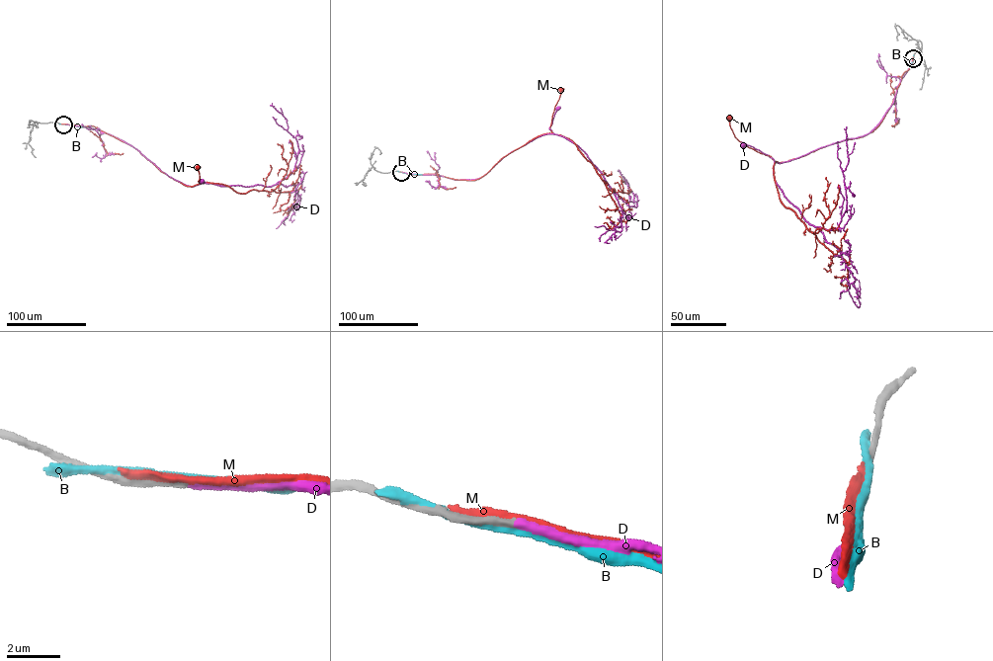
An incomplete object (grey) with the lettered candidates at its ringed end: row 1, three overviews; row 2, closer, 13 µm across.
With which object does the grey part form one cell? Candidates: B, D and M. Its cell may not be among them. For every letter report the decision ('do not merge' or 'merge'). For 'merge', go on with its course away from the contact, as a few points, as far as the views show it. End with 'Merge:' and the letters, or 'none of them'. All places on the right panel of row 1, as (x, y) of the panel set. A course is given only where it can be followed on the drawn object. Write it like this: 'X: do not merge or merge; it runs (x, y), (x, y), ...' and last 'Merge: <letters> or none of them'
B: do not merge
D: merge; it runs (913, 58), (897, 87), (893, 102), (870, 131), (774, 164), (769, 155), (743, 144)
M: do not merge
Merge: D

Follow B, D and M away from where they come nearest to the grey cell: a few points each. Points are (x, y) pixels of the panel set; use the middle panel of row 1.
B: (400, 172), (422, 175)
D: (401, 172), (455, 179), (480, 178), (512, 151), (541, 135), (554, 133), (549, 128), (557, 108)
M: (401, 172), (456, 179), (480, 178), (512, 151), (540, 134), (552, 133), (549, 126), (560, 90)

